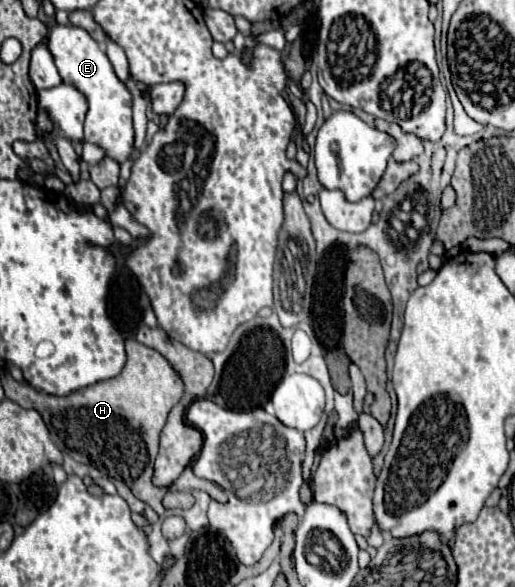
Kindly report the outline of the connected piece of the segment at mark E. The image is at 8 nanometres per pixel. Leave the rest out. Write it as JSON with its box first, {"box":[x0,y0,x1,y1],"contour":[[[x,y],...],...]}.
{"box":[48,25,134,163],"contour":[[[54,25],[50,29],[48,41],[62,81],[74,85],[88,101],[88,113],[84,121],[84,141],[100,145],[106,151],[106,157],[124,163],[134,151],[132,97],[128,87],[118,79],[106,53],[84,29],[74,25]]]}

